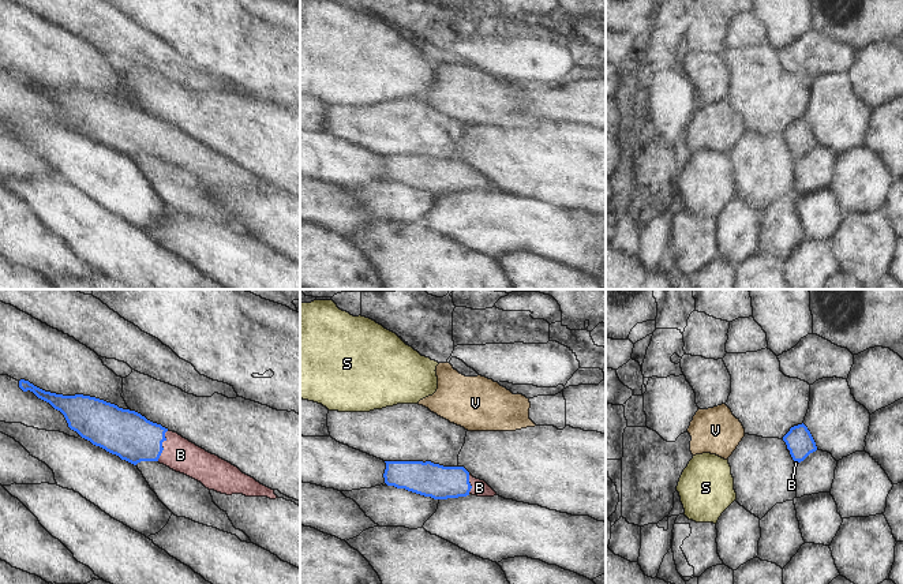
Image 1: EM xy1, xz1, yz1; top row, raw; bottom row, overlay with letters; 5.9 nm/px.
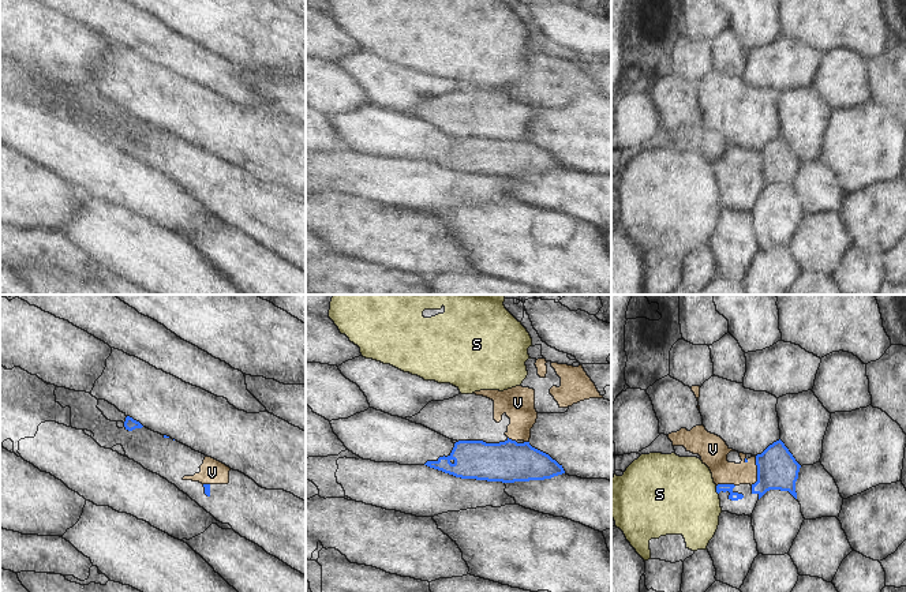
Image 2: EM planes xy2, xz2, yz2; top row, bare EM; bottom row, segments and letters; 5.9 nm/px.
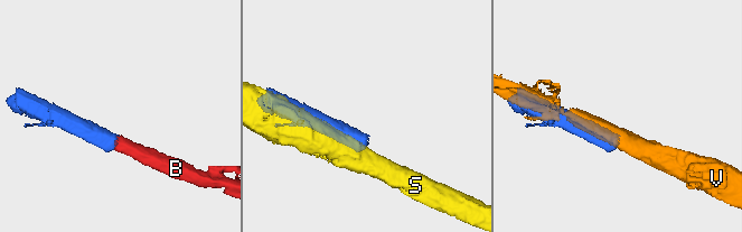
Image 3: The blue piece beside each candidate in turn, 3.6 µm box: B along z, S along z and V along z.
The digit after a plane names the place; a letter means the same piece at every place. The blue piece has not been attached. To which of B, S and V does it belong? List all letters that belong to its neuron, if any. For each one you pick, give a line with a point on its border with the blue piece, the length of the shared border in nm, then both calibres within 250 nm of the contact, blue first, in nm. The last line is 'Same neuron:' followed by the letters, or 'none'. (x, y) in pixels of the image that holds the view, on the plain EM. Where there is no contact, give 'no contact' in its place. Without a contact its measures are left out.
B: xy1 (161, 139) | 200 nm | 280/200 nm
Same neuron: B

